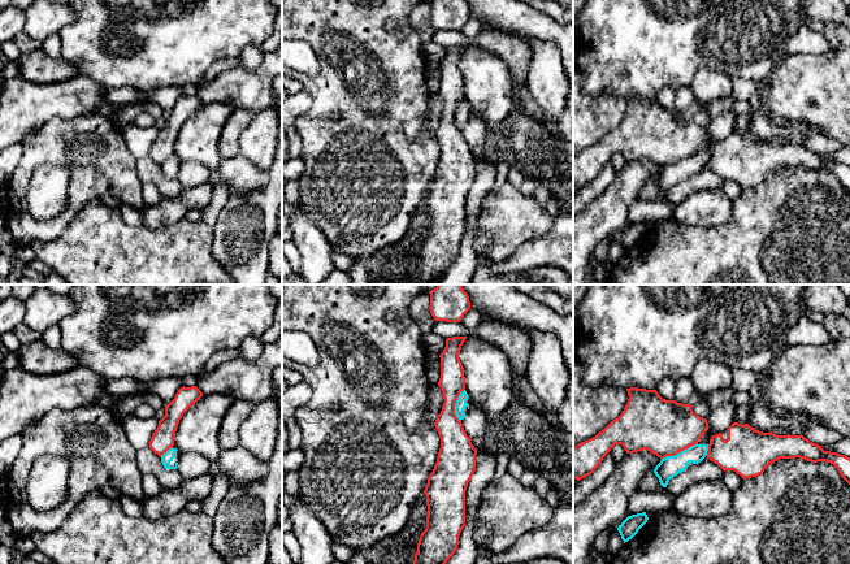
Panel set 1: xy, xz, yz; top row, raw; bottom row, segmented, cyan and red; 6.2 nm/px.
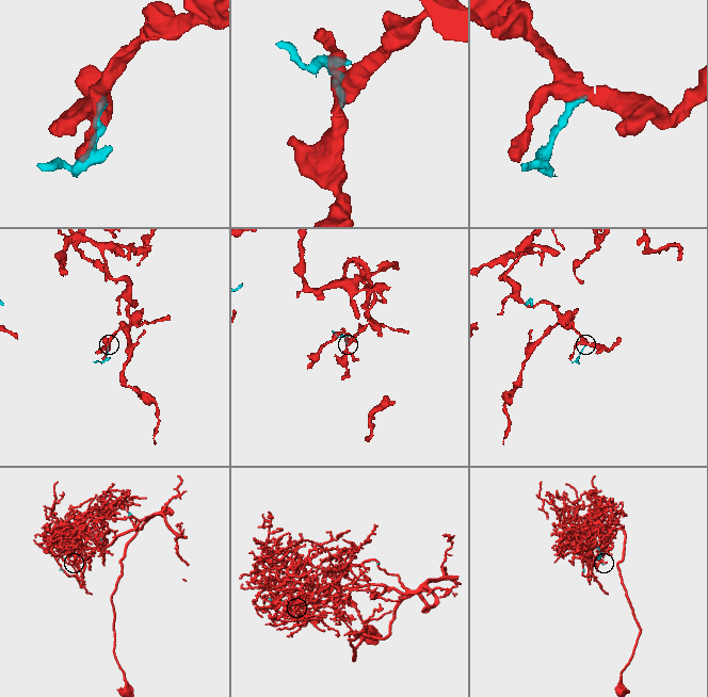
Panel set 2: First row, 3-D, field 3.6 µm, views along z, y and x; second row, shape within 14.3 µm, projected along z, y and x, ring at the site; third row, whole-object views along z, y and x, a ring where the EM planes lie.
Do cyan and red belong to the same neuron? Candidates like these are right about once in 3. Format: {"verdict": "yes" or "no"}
{"verdict": "yes"}

